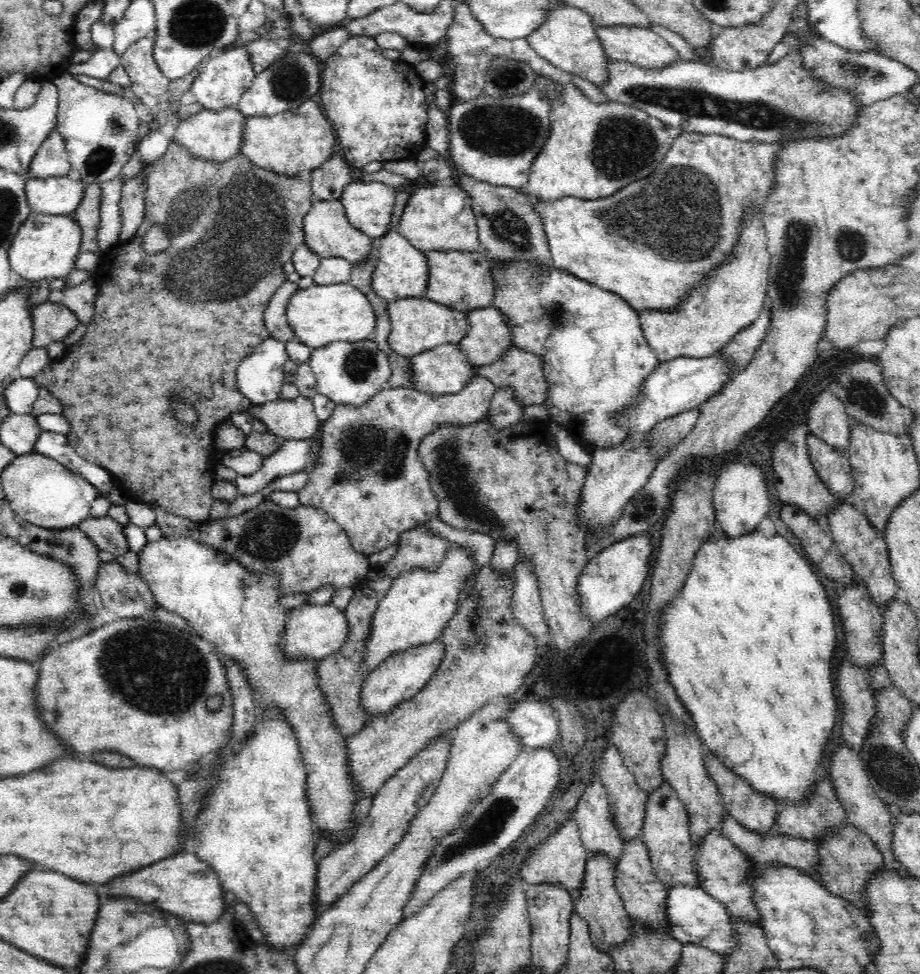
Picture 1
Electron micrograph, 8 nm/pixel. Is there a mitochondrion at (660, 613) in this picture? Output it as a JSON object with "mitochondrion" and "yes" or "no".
{"mitochondrion":"no"}

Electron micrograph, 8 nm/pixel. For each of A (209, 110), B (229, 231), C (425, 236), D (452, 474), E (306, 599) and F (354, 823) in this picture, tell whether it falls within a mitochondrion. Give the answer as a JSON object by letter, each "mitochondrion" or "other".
{"A":"other","B":"mitochondrion","C":"other","D":"mitochondrion","E":"other","F":"other"}

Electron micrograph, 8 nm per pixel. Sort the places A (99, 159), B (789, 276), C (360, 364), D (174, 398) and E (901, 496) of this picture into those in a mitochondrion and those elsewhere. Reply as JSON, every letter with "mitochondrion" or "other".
{"A":"mitochondrion","B":"mitochondrion","C":"mitochondrion","D":"other","E":"other"}

